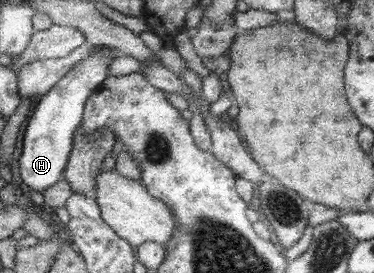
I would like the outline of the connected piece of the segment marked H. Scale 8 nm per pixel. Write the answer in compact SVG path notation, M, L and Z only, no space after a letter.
M99 46L95 54L81 62L34 106L19 158L21 179L26 190L44 194L48 188L55 186L65 176L66 166L74 150L76 132L83 124L88 97L109 79L108 69L113 59L110 49L112 48L108 46L108 53L106 53L106 46Z

